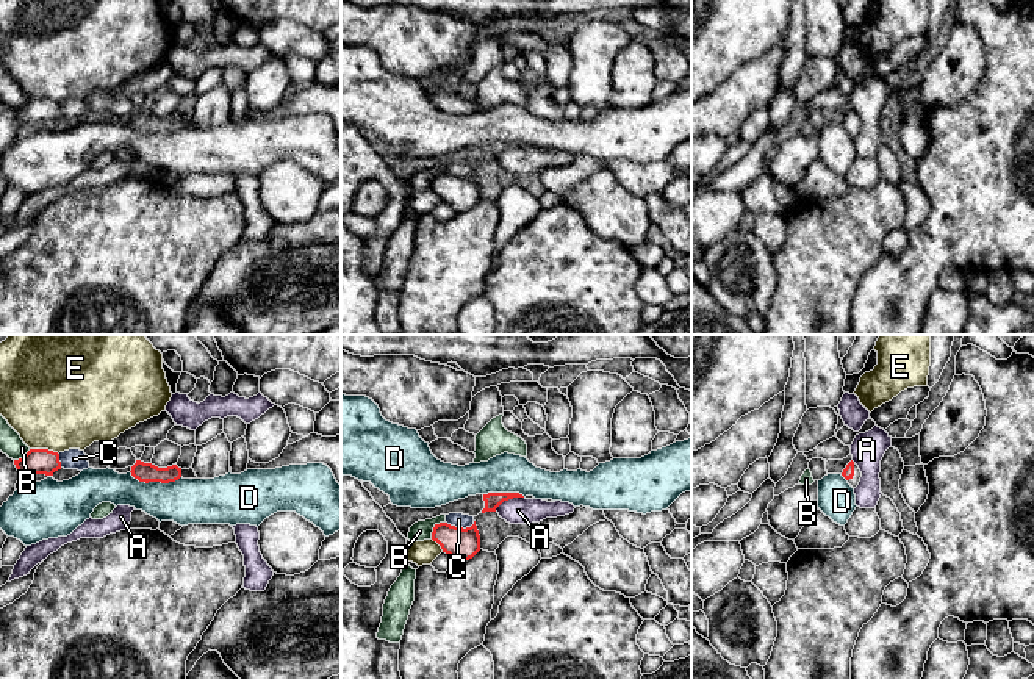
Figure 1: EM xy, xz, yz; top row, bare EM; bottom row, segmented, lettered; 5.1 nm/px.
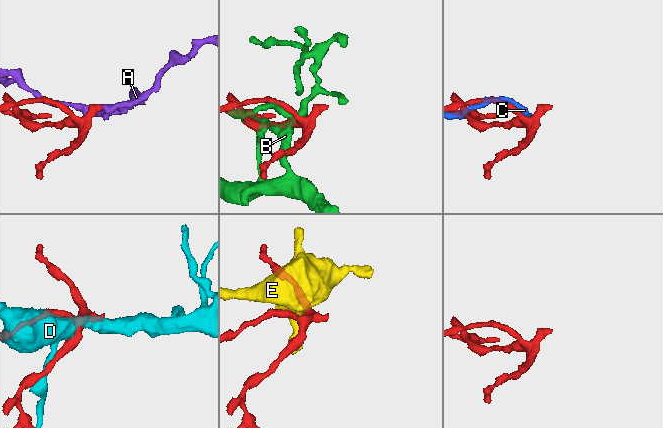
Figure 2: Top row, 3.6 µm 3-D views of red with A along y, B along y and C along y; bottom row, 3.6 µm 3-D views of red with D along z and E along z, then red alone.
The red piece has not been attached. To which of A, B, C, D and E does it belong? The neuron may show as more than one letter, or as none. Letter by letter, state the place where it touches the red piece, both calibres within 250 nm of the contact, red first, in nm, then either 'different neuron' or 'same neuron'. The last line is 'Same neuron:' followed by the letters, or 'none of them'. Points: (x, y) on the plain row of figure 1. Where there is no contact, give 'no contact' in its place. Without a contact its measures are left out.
A: xz (509, 147) | 80/140 nm | different neuron
B: xz (434, 177) | 160/100 nm | different neuron
C: xz (460, 177) | 160/80 nm | different neuron
D: xy (155, 130) | 100/240 nm | different neuron
E: xy (44, 99) | 130/480 nm | different neuron
Same neuron: none of them

